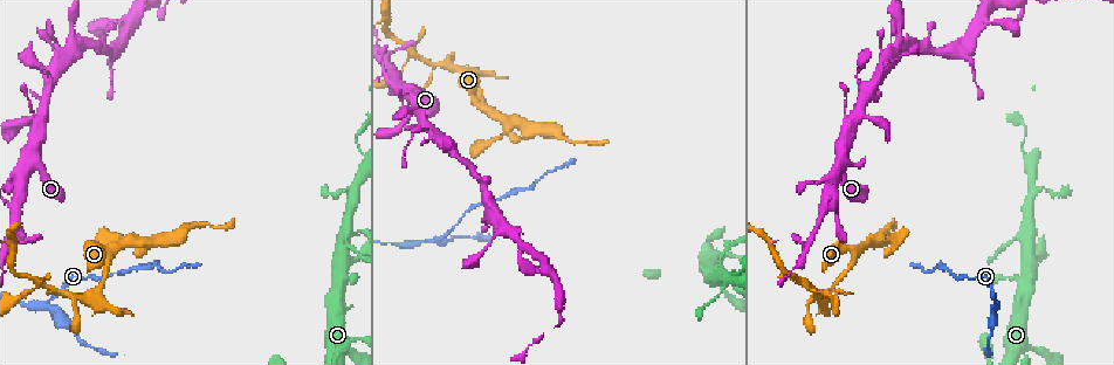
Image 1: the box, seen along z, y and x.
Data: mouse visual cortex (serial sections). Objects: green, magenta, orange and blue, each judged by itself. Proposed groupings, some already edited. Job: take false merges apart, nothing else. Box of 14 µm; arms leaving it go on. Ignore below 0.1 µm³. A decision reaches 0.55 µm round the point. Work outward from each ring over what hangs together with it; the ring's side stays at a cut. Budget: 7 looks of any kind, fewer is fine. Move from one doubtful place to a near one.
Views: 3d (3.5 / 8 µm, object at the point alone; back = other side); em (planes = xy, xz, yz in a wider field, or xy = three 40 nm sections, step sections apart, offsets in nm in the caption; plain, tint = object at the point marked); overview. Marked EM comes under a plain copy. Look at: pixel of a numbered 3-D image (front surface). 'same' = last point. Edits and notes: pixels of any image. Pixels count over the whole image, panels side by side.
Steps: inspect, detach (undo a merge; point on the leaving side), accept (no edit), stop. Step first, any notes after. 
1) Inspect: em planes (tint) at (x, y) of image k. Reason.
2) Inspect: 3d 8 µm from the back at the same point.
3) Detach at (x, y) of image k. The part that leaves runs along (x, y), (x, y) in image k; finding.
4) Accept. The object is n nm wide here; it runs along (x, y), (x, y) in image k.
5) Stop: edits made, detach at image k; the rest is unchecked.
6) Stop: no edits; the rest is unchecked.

Inspect: 3d 8 µm at (507, 122) of image 1. Side arm on a straight run.

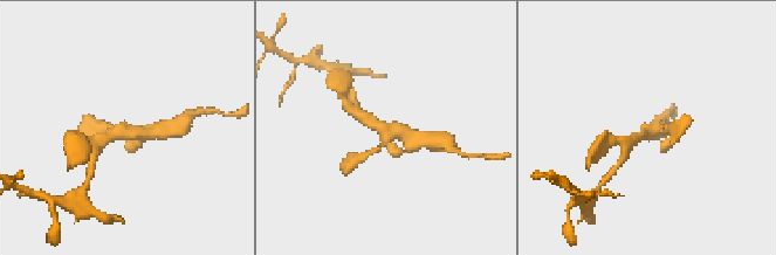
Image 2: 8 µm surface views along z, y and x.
Inspect: em xy step 3 (tint) at (647, 130) of image 2. 3 arms meet here; the arms are 200, 350, 400 nm wide; need the tissue.

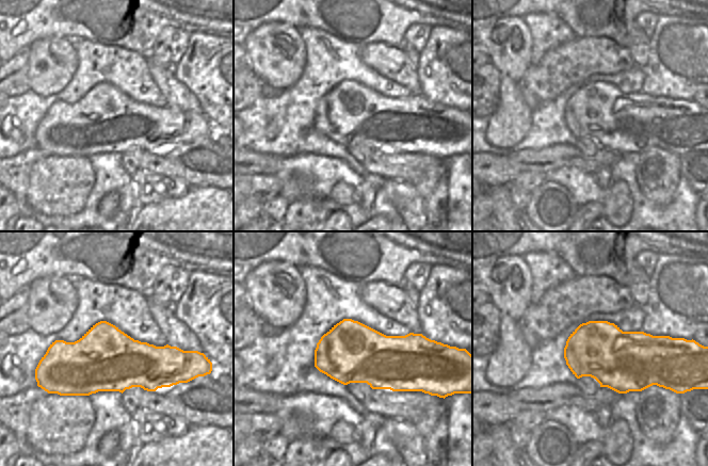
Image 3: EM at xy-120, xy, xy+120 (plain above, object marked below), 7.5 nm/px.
Accept. It runs along (361, 116), (389, 131), (423, 139) in image 2; one cell here.

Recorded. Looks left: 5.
Inspect: 3d 3.5 µm from the back at (413, 53) of image 1. Abrupt turn.

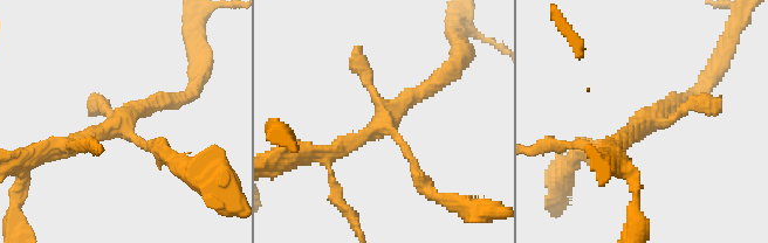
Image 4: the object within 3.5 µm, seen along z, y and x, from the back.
Inspect: em planes (tint) at (116, 125) of image 4.

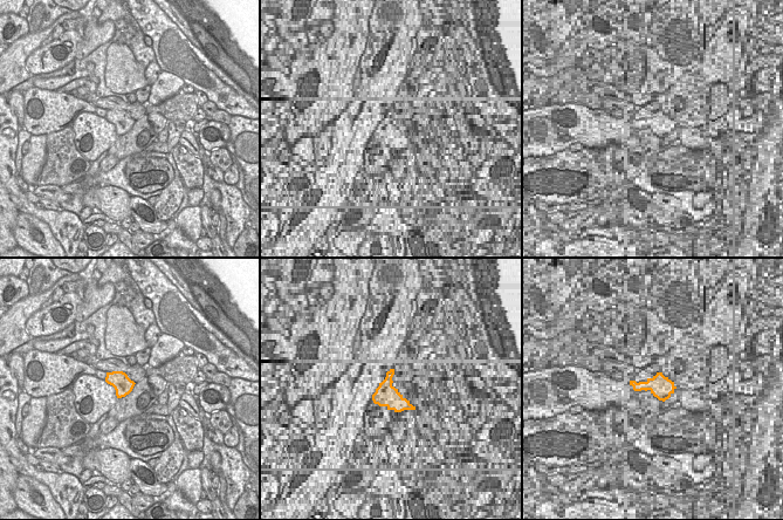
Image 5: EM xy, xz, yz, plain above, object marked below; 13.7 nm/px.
Accept. It runs along (312, 152), (379, 129), (433, 83) in image 4; continuous, no second cell.

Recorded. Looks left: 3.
Inspect: 3d 3.5 µm at (770, 243) of image 1.

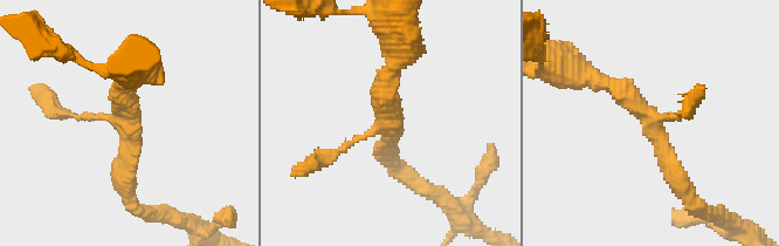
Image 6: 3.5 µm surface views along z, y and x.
Inspect: em planes (tint) at (395, 123) of image 6. Now the EM.

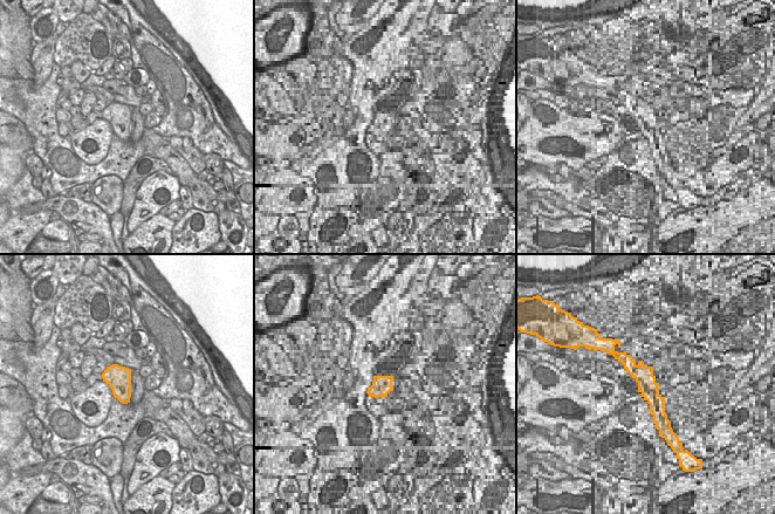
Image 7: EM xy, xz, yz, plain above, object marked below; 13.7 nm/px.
Inspect: em xy step 2 (tint) at the same point.

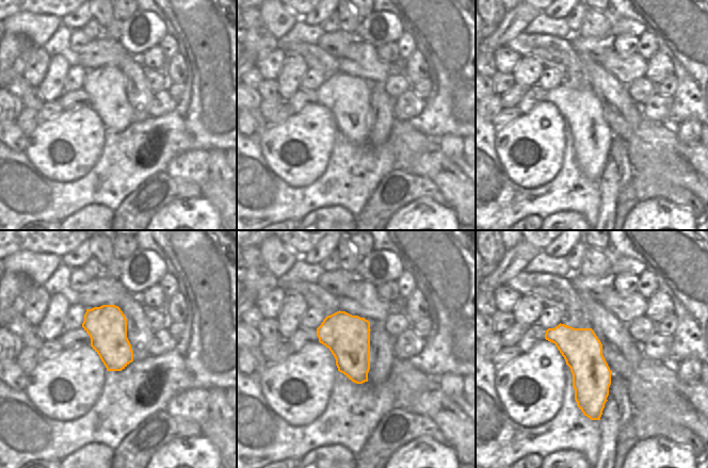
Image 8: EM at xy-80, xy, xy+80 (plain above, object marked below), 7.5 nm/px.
Accept. The object is 340 nm wide here; it runs along (682, 191), (653, 123), (595, 80) in image 6; continuous, no second cell.

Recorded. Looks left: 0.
Stop: no edits; the rest is unchecked.

